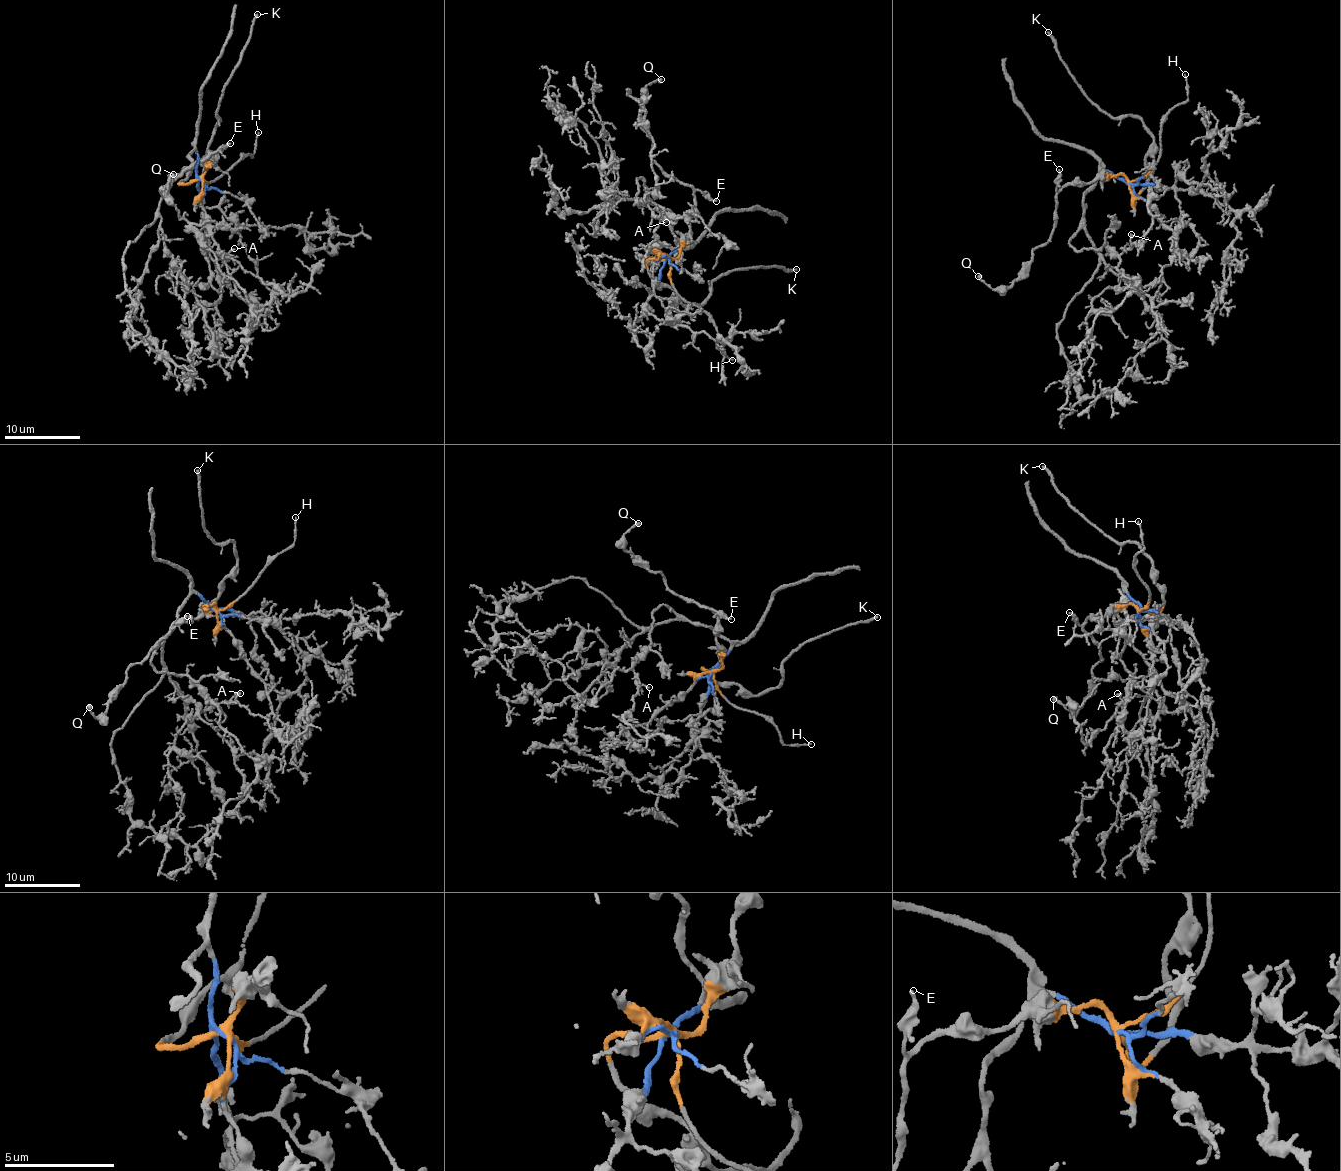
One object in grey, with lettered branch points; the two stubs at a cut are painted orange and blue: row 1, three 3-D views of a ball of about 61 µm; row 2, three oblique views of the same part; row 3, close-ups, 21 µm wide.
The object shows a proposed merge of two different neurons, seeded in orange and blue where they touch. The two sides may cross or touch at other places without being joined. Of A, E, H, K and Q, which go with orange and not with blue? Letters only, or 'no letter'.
E, H, K, Q

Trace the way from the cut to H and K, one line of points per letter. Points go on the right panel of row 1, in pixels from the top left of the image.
H: (1128, 184), (1154, 166), (1163, 123), (1170, 110), (1187, 95), (1184, 73)
K: (1128, 184), (1135, 196), (1145, 186), (1144, 162), (1153, 134), (1136, 117), (1114, 119), (1088, 98), (1047, 31)

